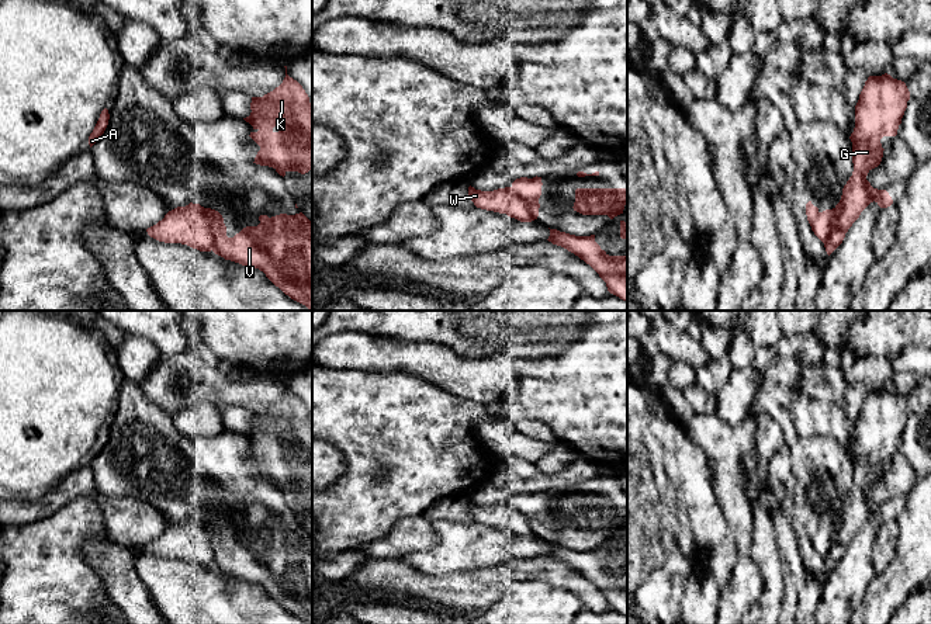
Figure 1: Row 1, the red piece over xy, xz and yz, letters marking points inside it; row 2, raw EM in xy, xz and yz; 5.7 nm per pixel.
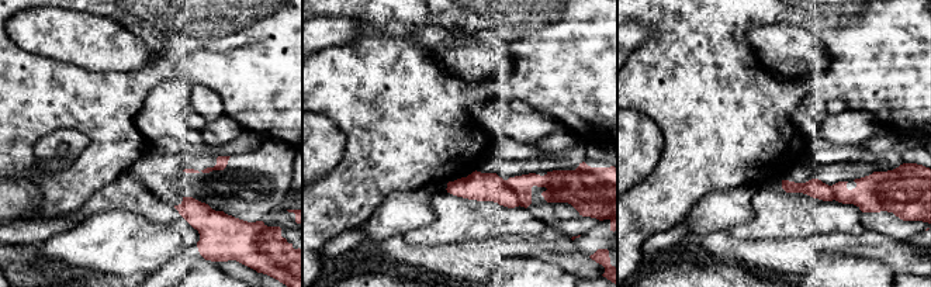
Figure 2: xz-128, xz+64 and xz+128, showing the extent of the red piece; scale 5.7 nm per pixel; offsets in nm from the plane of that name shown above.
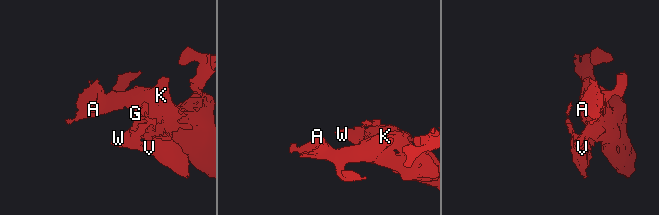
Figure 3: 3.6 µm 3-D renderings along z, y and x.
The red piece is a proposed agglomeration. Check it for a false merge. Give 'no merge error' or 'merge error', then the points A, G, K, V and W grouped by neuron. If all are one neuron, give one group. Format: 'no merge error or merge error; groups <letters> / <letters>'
merge error; groups A G K W / V

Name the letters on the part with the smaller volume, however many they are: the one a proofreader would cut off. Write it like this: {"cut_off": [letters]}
{"cut_off": ["V"]}

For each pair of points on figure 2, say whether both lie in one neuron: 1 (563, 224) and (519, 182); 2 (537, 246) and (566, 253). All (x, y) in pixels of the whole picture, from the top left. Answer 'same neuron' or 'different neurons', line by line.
1: same neuron
2: same neuron

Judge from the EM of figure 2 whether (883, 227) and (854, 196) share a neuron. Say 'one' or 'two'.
one

